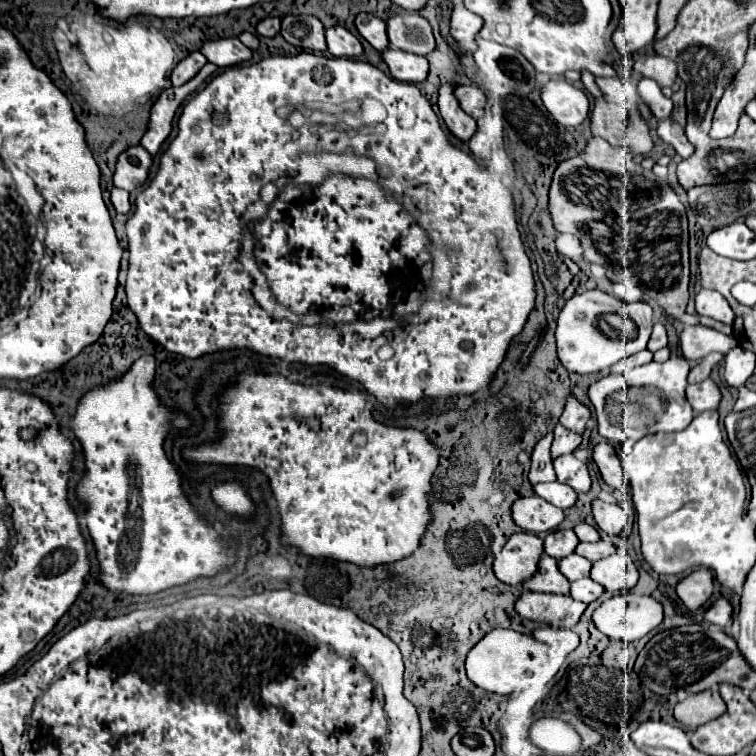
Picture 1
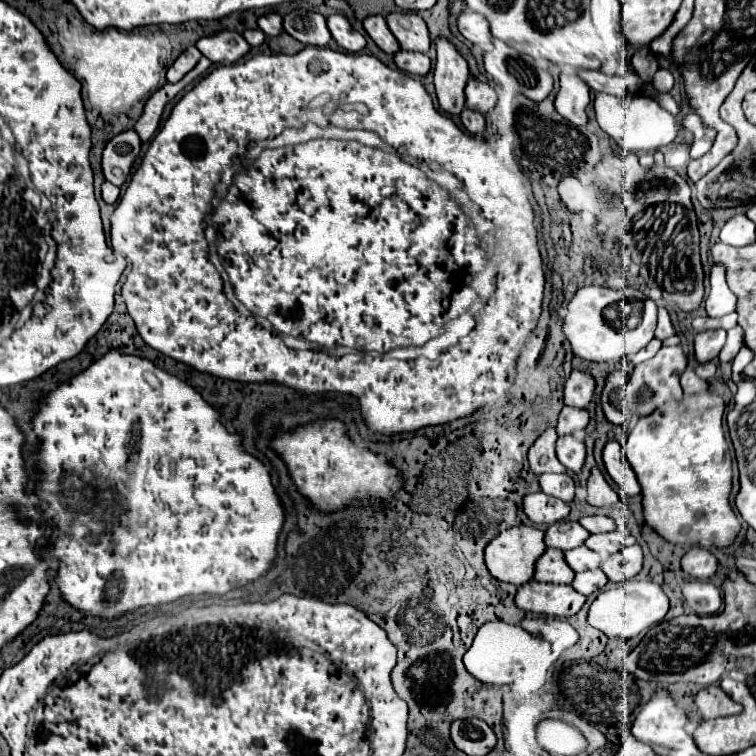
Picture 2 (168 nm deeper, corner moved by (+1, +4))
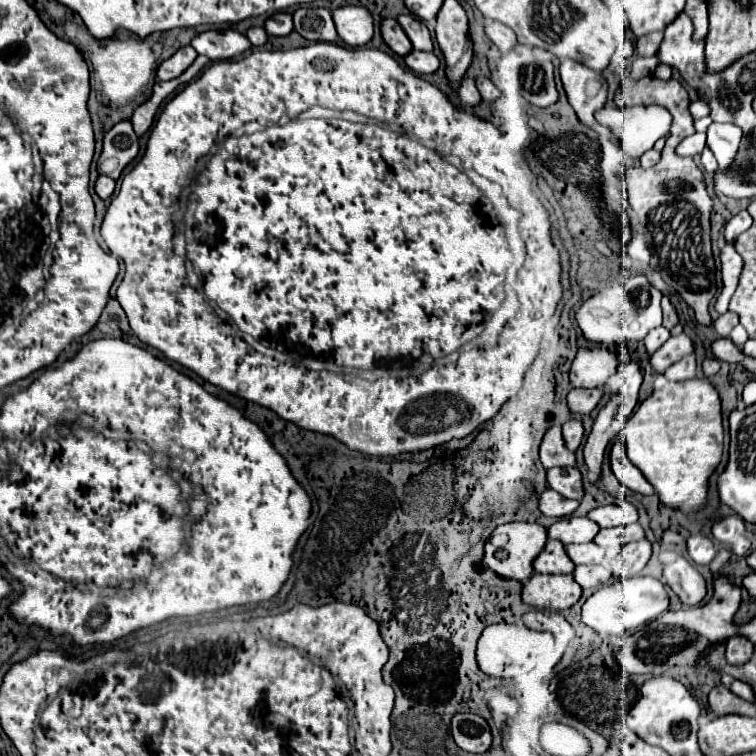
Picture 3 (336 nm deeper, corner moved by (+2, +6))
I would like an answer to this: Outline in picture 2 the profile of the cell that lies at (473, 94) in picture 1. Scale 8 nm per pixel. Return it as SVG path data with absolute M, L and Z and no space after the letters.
M468 80L464 94L466 94L466 106L470 110L482 112L482 114L488 114L496 104L494 102L496 100L494 88L486 82L480 82L480 80Z

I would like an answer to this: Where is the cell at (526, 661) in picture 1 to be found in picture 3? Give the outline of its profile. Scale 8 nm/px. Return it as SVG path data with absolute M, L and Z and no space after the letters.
M493 624L487 626L487 630L483 630L479 644L477 644L477 662L479 668L489 674L489 676L497 676L497 678L519 678L527 672L533 670L541 670L543 668L543 676L547 676L549 672L553 672L553 666L559 662L557 660L557 652L555 652L555 642L553 642L553 634L551 632L537 632L537 630L529 630L525 624Z

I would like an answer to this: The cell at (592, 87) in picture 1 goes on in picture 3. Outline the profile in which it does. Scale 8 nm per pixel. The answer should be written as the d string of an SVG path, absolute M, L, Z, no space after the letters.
M605 106L595 118L619 136L623 150L631 160L641 158L643 152L653 148L659 138L669 134L671 126L671 114L661 106Z

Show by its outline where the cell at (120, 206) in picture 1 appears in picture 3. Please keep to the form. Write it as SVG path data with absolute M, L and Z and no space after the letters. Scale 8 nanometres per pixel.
M99 176L95 182L95 192L101 200L107 200L115 190L115 180L111 180L109 176Z

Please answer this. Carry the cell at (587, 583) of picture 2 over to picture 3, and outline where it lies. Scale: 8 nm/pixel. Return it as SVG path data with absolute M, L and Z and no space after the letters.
M577 566L573 576L581 588L597 588L611 578L611 572L603 566Z

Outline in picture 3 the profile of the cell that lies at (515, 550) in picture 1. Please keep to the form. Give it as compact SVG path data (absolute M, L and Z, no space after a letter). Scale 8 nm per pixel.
M511 522L497 526L491 538L485 544L485 560L483 564L497 572L503 578L525 582L533 574L533 560L539 556L543 546L547 544L547 528L529 522Z

